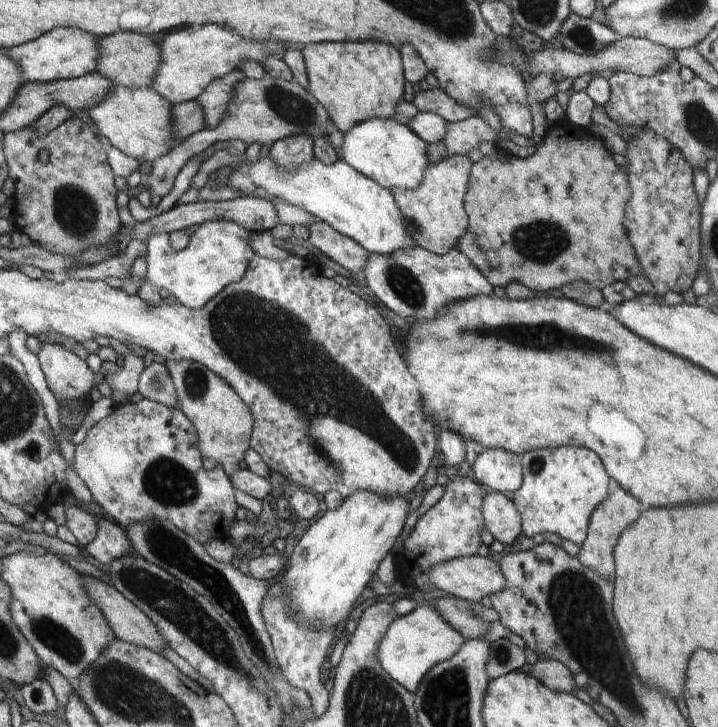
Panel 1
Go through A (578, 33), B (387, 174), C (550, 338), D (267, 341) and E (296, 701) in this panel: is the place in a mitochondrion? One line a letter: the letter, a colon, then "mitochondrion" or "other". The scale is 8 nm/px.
A: mitochondrion
B: other
C: mitochondrion
D: mitochondrion
E: mitochondrion

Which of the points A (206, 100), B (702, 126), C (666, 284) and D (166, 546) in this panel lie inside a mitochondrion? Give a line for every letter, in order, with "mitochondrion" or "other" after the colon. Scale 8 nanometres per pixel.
A: other
B: mitochondrion
C: other
D: mitochondrion

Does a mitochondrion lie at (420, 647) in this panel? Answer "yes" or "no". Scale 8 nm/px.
no

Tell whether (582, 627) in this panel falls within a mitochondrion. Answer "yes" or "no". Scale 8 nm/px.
yes

